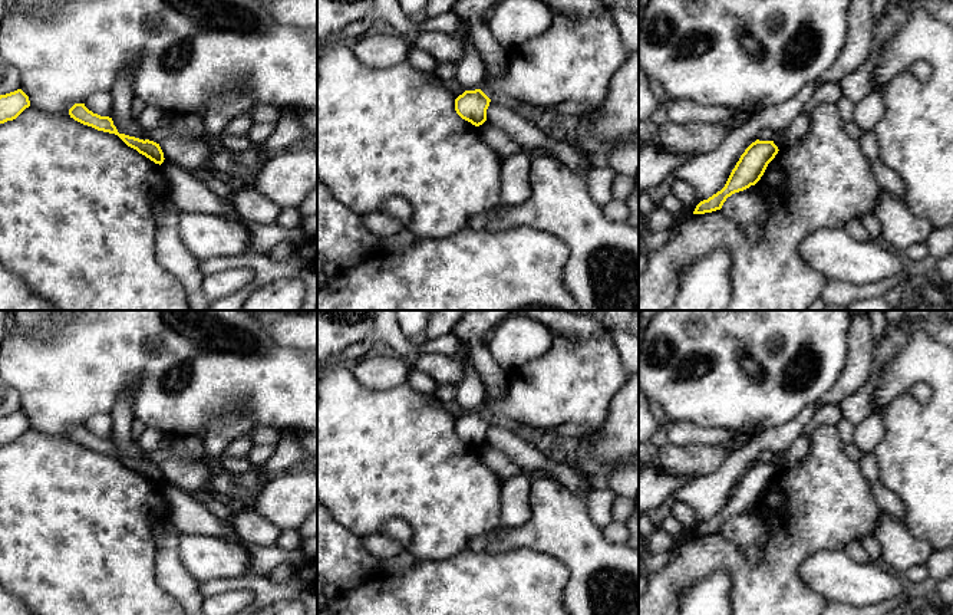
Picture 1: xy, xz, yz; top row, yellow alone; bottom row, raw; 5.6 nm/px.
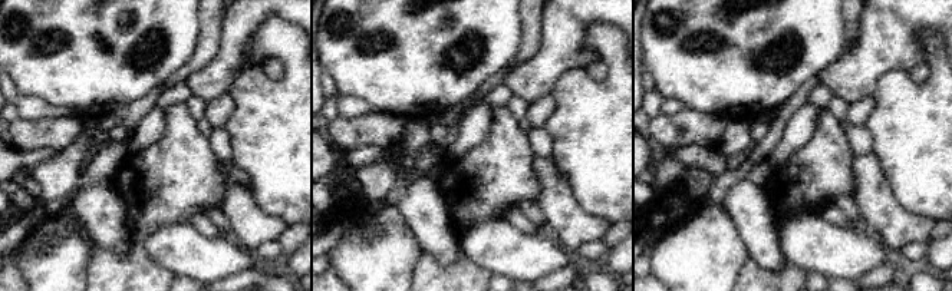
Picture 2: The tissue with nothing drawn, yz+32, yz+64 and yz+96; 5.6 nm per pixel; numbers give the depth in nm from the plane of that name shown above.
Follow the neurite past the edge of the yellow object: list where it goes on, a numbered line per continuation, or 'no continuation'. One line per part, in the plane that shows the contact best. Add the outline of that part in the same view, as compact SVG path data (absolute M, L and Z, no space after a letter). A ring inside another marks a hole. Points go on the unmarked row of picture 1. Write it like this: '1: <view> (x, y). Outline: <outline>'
no continuation

